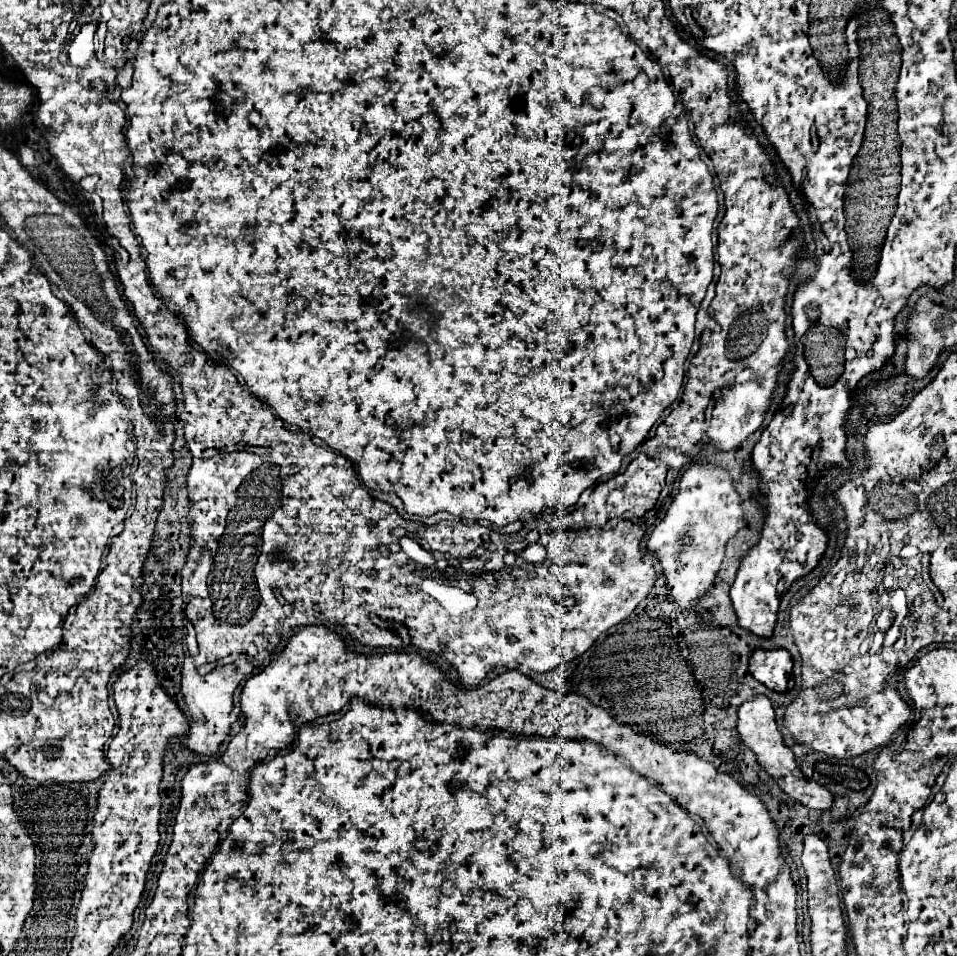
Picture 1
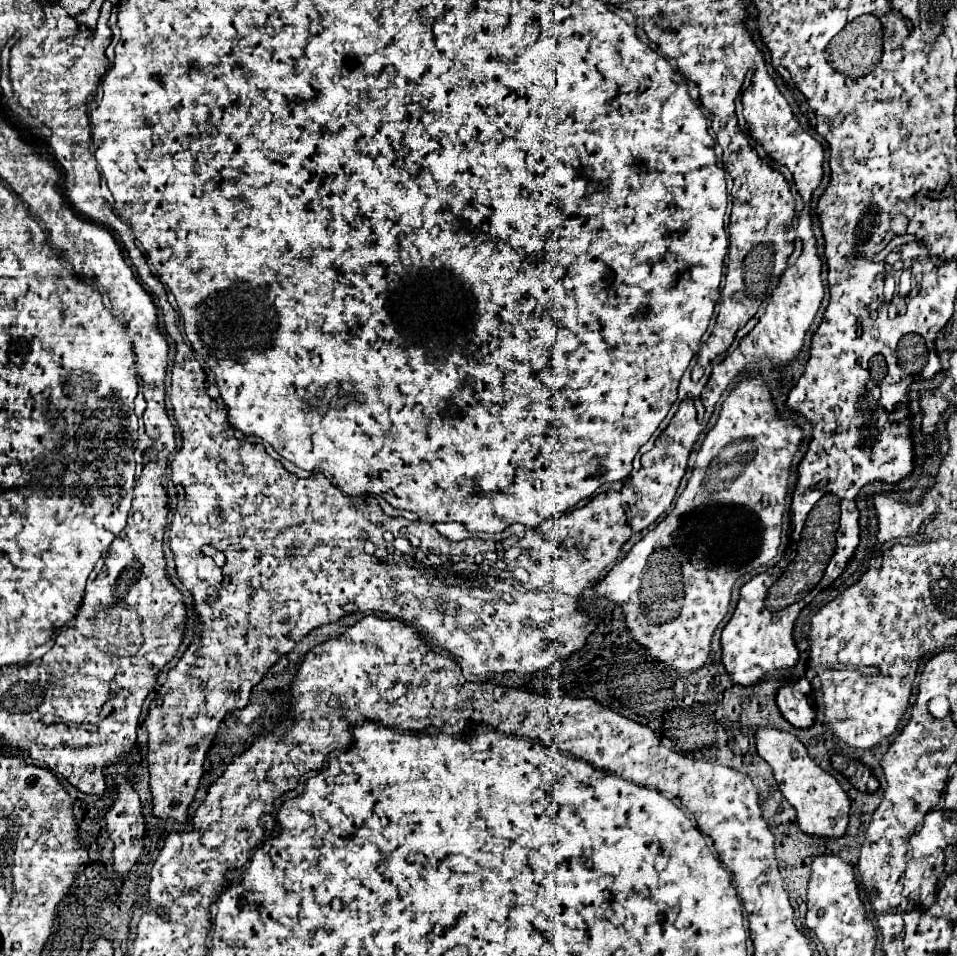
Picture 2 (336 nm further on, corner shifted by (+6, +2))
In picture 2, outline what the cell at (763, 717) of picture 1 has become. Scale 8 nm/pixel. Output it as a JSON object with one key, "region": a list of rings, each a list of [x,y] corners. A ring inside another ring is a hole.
{"region":[[[760,727],[756,731],[756,749],[758,755],[772,767],[782,795],[796,809],[800,829],[808,835],[842,837],[848,825],[850,799],[840,783],[808,757],[806,747],[796,739],[796,735],[774,727]]]}

